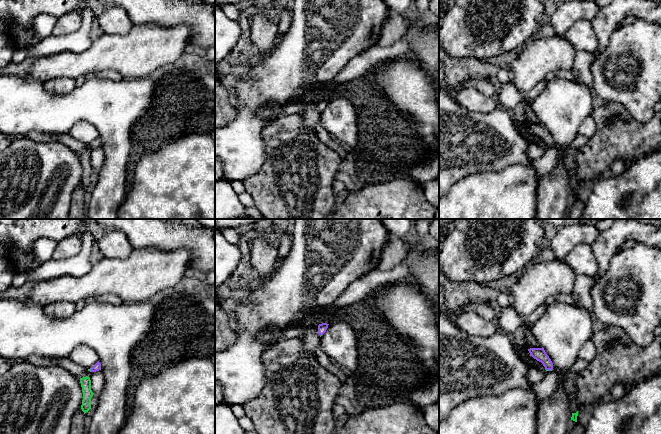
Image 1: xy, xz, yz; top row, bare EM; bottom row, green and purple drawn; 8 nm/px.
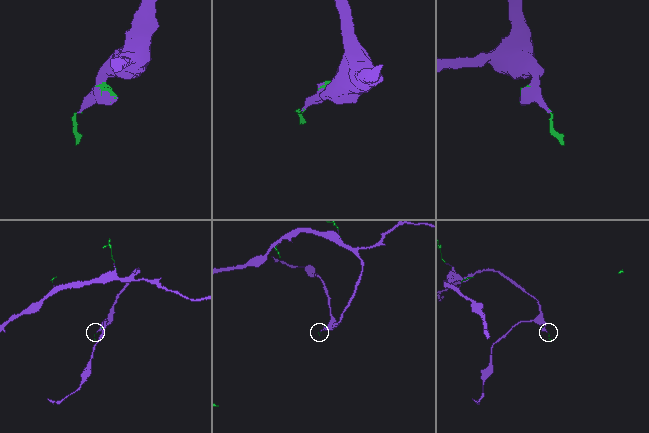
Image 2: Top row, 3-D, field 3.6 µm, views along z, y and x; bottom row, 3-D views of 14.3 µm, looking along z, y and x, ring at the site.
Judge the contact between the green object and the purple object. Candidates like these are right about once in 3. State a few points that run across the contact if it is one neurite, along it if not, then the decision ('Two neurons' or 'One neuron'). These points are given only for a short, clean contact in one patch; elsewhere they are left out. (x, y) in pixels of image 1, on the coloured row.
One neuron

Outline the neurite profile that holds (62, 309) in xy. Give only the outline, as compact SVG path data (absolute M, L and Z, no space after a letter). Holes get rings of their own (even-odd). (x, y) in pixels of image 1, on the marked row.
M59 301L46 305L43 310L48 316L66 319L75 313L76 305L72 302Z

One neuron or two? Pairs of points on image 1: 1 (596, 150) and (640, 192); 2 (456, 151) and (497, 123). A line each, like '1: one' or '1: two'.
1: two
2: one

